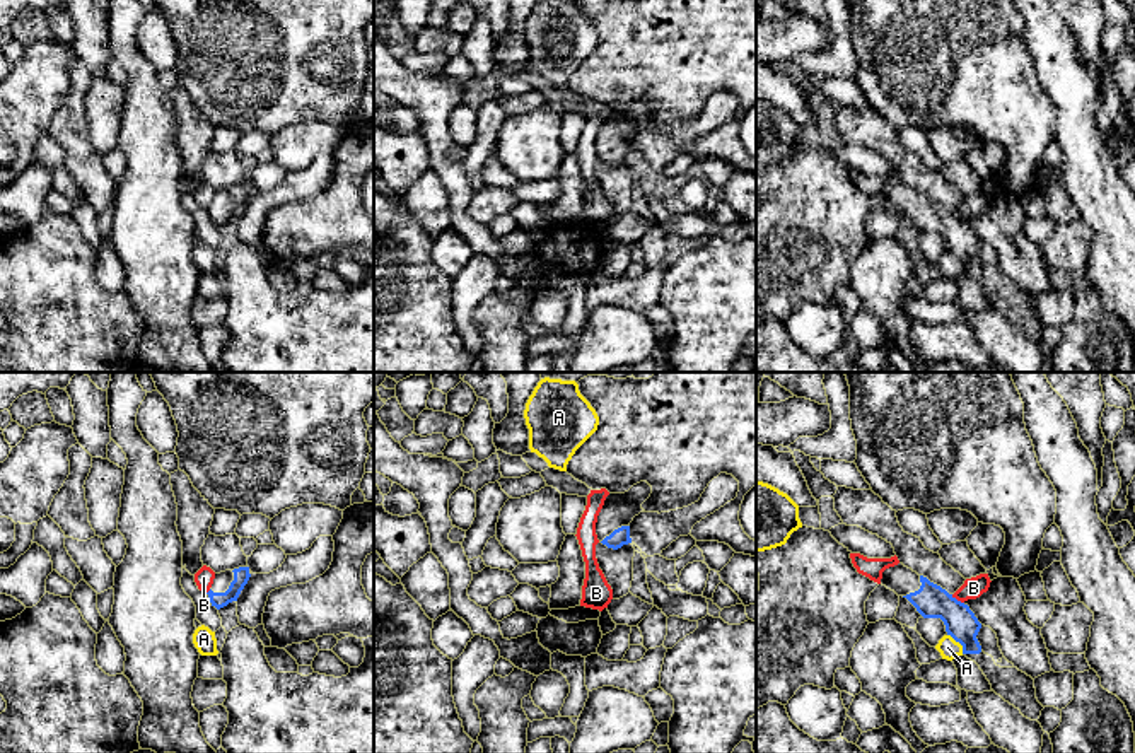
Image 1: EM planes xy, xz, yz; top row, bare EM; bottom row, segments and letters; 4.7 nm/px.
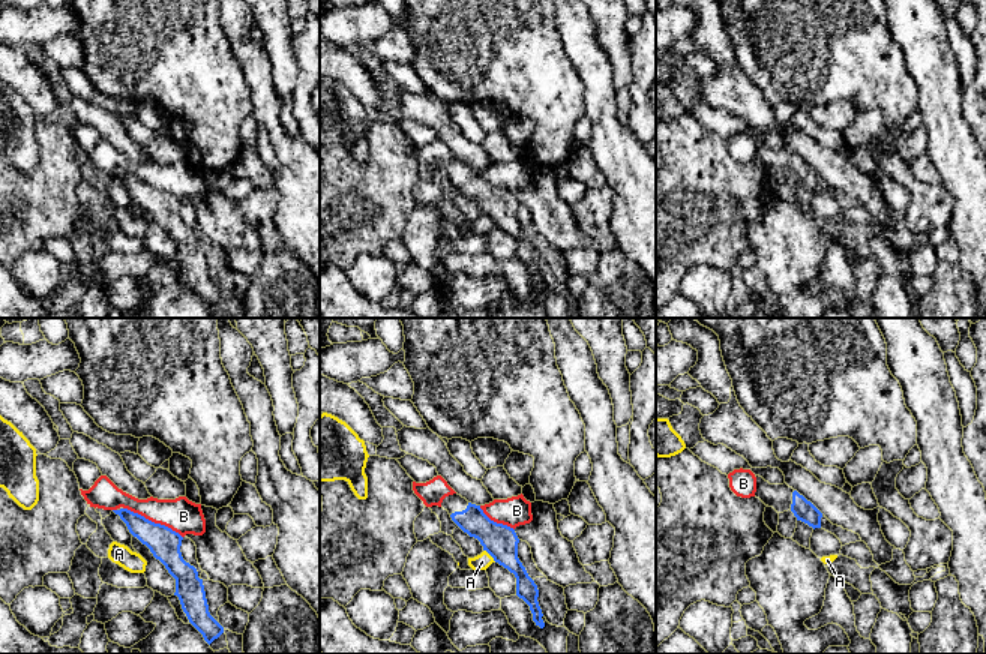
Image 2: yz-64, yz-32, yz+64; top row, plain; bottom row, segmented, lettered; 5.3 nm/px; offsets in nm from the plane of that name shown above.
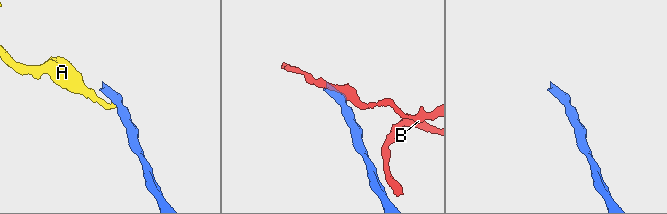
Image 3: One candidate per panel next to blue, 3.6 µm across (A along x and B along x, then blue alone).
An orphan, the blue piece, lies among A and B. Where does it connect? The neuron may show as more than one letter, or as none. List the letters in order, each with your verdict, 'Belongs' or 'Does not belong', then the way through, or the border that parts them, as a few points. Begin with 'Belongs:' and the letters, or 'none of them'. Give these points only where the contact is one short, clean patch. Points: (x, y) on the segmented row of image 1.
Belongs: none of them
A: Does not belong. Boundary: yz (948, 634), (961, 646), (963, 653)
B: Does not belong. Boundary: yz (951, 595), (963, 603)

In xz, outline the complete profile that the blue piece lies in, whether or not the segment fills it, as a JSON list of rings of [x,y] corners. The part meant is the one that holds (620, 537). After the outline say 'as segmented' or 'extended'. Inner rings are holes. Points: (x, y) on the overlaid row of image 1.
[[[647,482],[633,485],[625,493],[609,493],[597,516],[596,534],[608,548],[618,550],[632,543],[630,522],[643,512],[642,504],[650,497],[652,487]]]; extended

